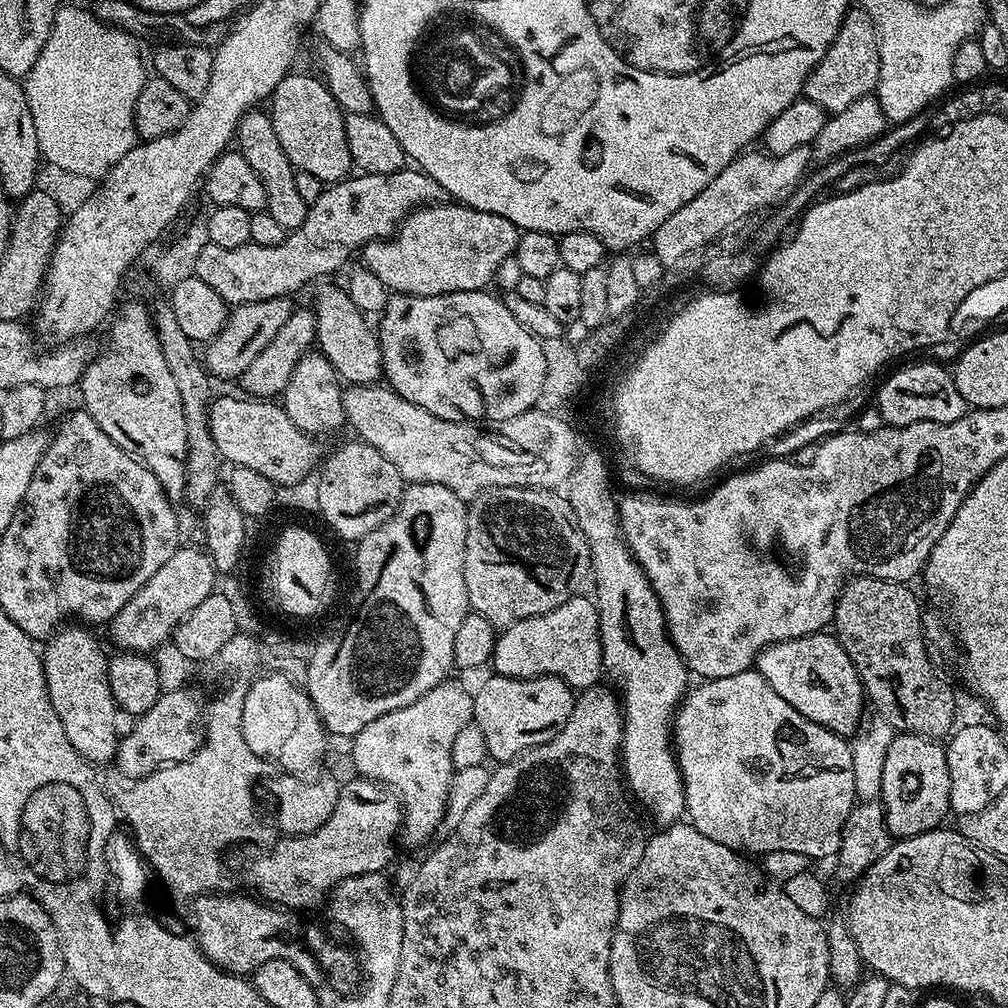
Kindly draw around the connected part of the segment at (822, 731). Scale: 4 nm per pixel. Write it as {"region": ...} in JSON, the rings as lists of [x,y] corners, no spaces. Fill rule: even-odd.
{"region":[[[749,670],[742,674],[730,674],[730,678],[704,680],[697,688],[689,687],[674,712],[674,755],[676,766],[680,770],[680,782],[684,785],[684,810],[687,819],[698,831],[706,834],[706,838],[714,838],[714,842],[722,842],[722,846],[733,848],[741,854],[794,850],[794,854],[806,854],[816,861],[823,856],[835,857],[839,853],[840,837],[845,833],[846,818],[857,803],[854,790],[854,762],[849,741],[834,734],[829,728],[818,726],[802,714],[798,714],[798,710],[794,710],[794,706],[790,706],[786,698],[781,698],[774,686],[770,686],[770,682],[766,682],[766,678],[762,678],[759,672]]]}

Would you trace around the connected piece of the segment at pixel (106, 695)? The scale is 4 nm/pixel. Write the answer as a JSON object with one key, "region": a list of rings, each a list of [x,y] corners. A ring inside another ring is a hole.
{"region":[[[76,626],[80,628],[68,628],[64,632],[59,631],[48,643],[48,648],[45,647],[42,659],[44,662],[44,674],[47,678],[47,688],[50,694],[51,704],[55,708],[55,712],[58,714],[60,721],[62,722],[63,730],[66,732],[66,736],[69,738],[71,745],[78,750],[81,757],[83,757],[87,762],[101,766],[106,762],[111,763],[115,759],[115,754],[117,746],[120,741],[120,729],[118,730],[118,718],[120,718],[118,709],[116,707],[116,700],[113,698],[113,692],[110,690],[109,678],[108,678],[108,668],[109,661],[107,655],[104,656],[103,650],[100,648],[97,640],[89,633],[89,629],[82,626]]]}

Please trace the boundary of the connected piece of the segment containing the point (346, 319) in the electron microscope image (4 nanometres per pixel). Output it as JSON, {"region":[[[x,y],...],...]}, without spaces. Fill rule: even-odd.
{"region":[[[324,282],[319,285],[320,289],[316,292],[316,308],[314,307],[314,323],[316,325],[316,344],[319,351],[334,366],[337,376],[341,381],[347,382],[352,386],[372,386],[381,379],[385,371],[384,355],[380,349],[380,342],[377,333],[368,325],[369,317],[354,306],[354,302],[348,297],[347,291],[343,287],[335,288],[334,285]]]}

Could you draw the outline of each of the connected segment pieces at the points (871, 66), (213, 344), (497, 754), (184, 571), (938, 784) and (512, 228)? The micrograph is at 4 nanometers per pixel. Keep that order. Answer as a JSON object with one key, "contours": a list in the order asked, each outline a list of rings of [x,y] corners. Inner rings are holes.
{"contours":[[[[853,6],[844,15],[834,42],[826,50],[823,58],[816,63],[814,71],[809,74],[808,81],[804,84],[803,95],[822,106],[825,113],[835,114],[846,110],[850,102],[858,102],[858,98],[873,95],[879,80],[880,47],[876,27],[864,8]]],[[[279,296],[253,304],[235,305],[229,313],[228,321],[224,323],[224,329],[214,339],[207,341],[205,348],[208,349],[202,352],[204,367],[213,377],[225,376],[235,381],[246,370],[246,366],[250,366],[250,362],[254,362],[254,358],[258,358],[258,354],[270,346],[278,330],[286,326],[294,311],[292,302],[287,296]]],[[[492,674],[480,689],[475,689],[472,718],[482,734],[486,734],[489,757],[496,762],[507,762],[554,739],[570,718],[573,699],[573,689],[557,676],[519,680],[513,676]]],[[[181,546],[173,556],[134,594],[113,620],[107,621],[108,636],[117,644],[121,653],[152,654],[155,648],[160,648],[164,643],[173,639],[174,633],[187,616],[206,598],[210,598],[216,591],[218,573],[207,551]]],[[[893,735],[886,766],[882,766],[882,790],[878,799],[884,805],[884,821],[893,837],[917,836],[941,827],[945,823],[944,815],[950,812],[950,766],[945,745],[924,736]]],[[[437,202],[417,208],[408,215],[391,238],[374,240],[364,245],[362,252],[363,255],[368,255],[368,269],[393,293],[441,296],[447,292],[479,292],[487,289],[496,279],[498,266],[502,266],[502,262],[506,262],[506,258],[515,253],[517,239],[516,225],[498,214],[480,212],[477,208],[469,208],[459,202]]]]}

